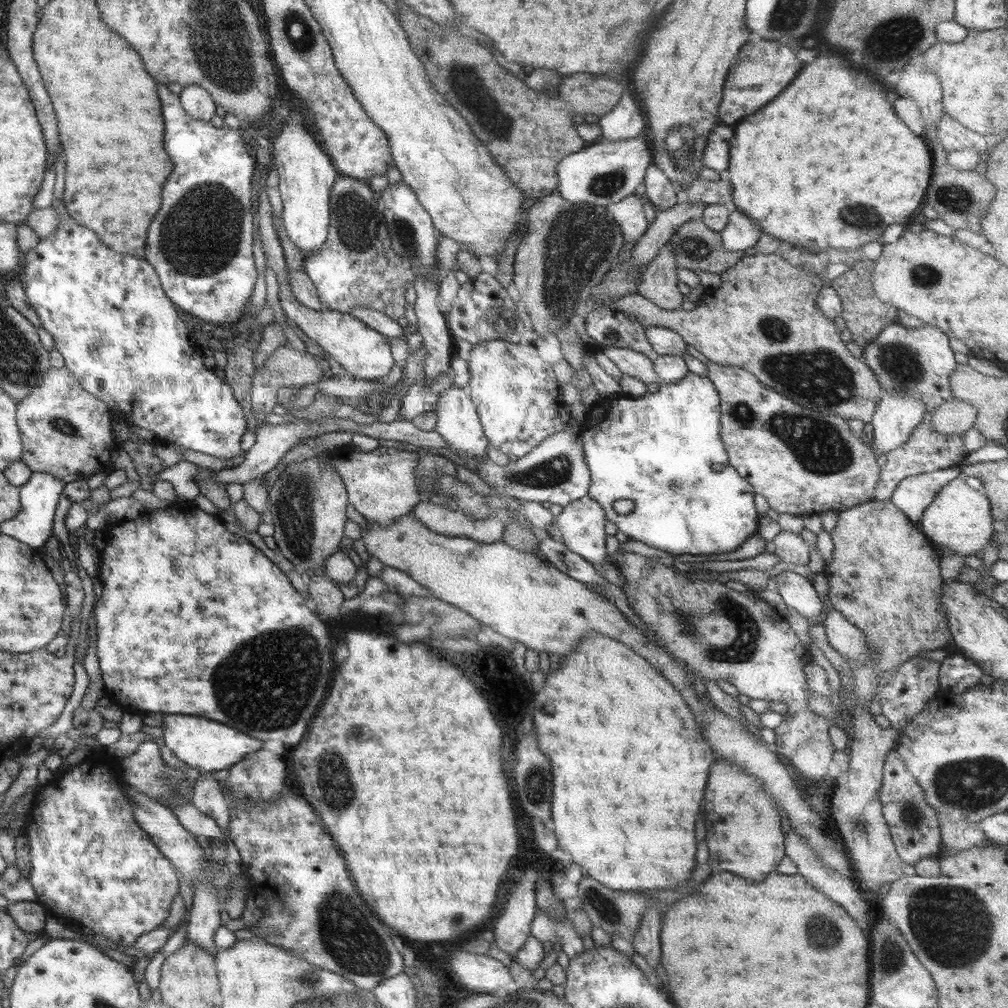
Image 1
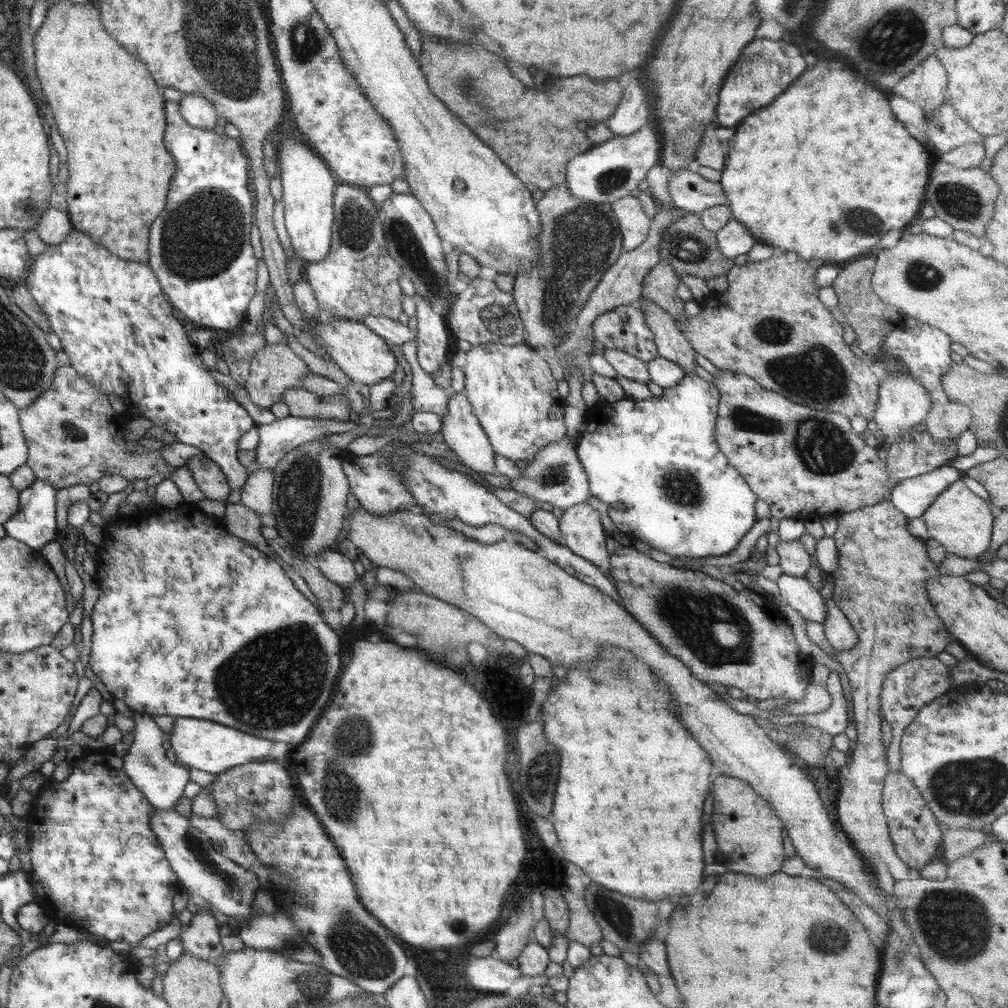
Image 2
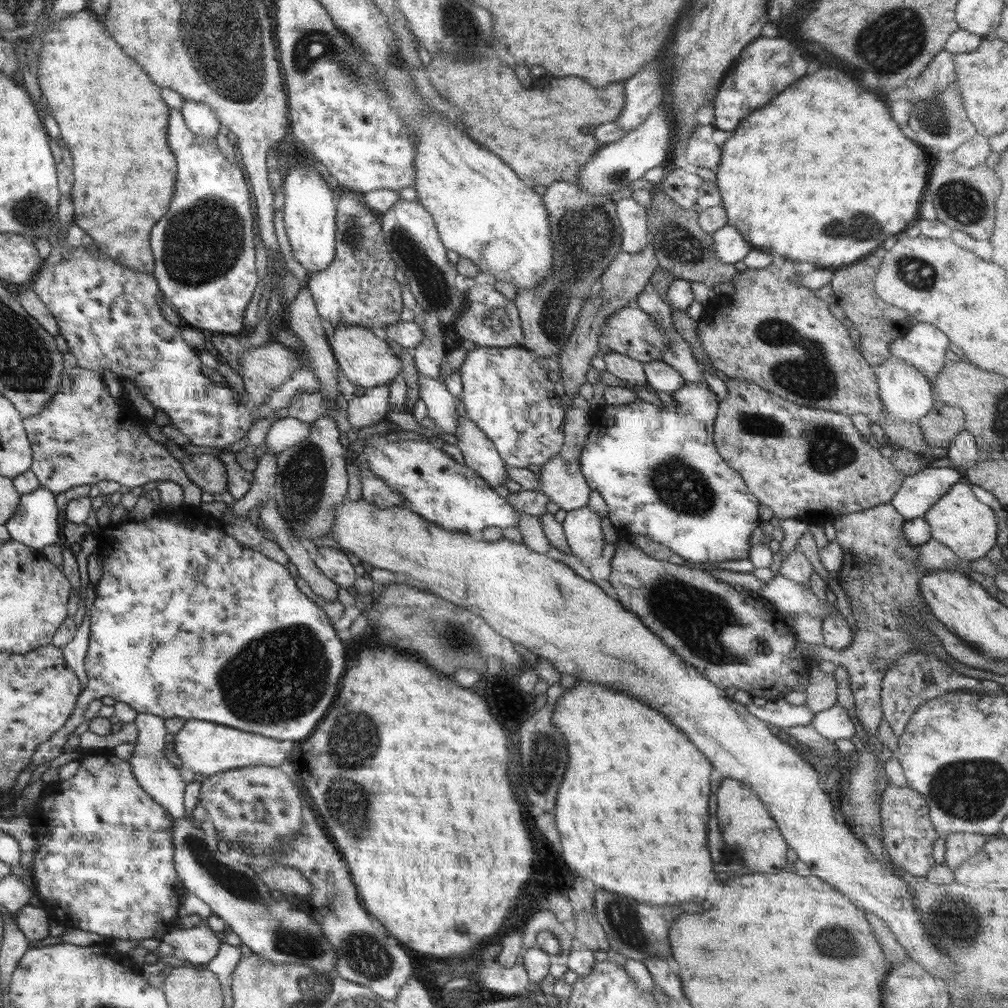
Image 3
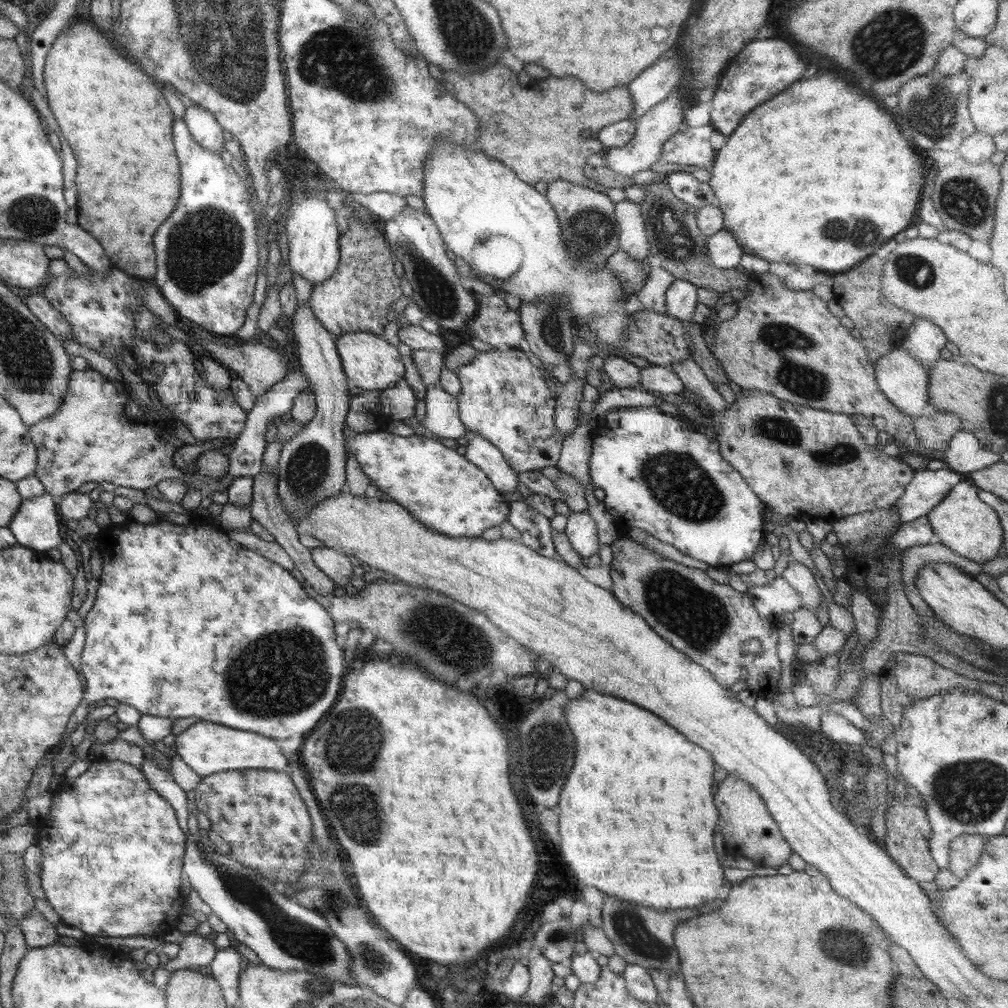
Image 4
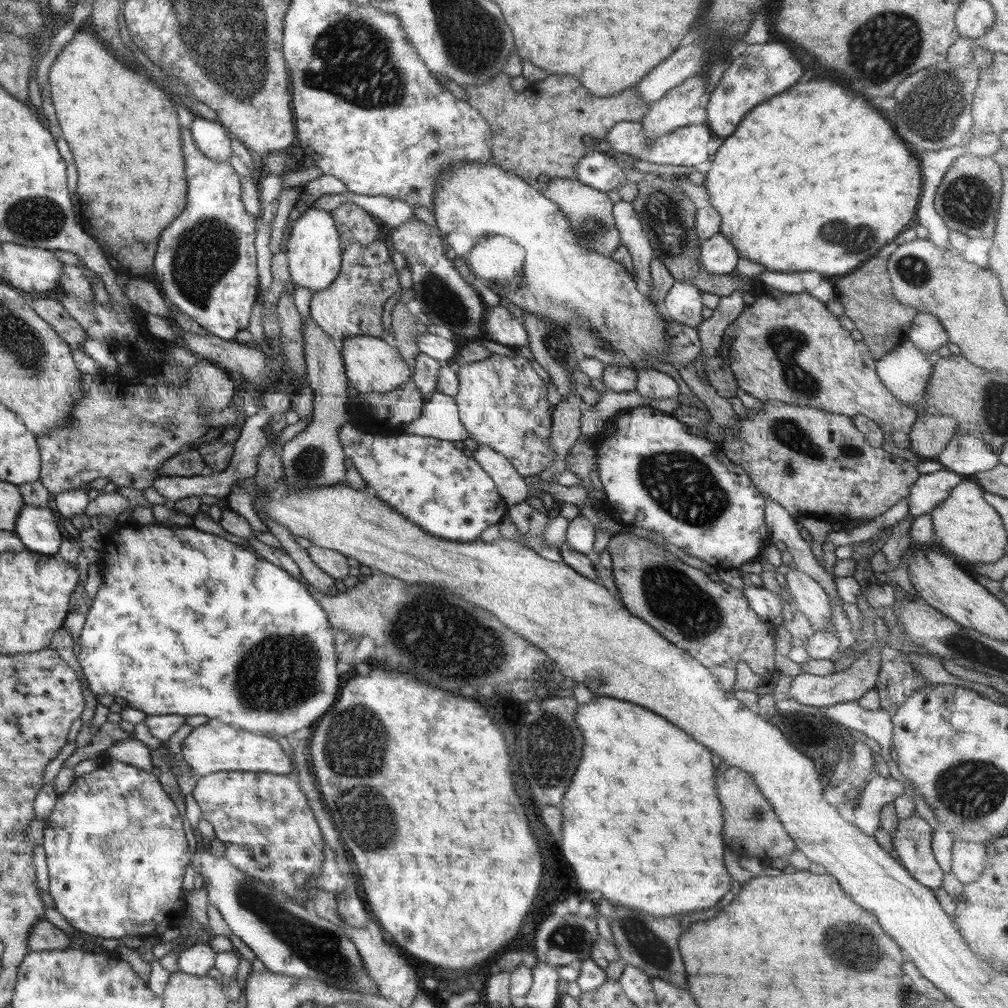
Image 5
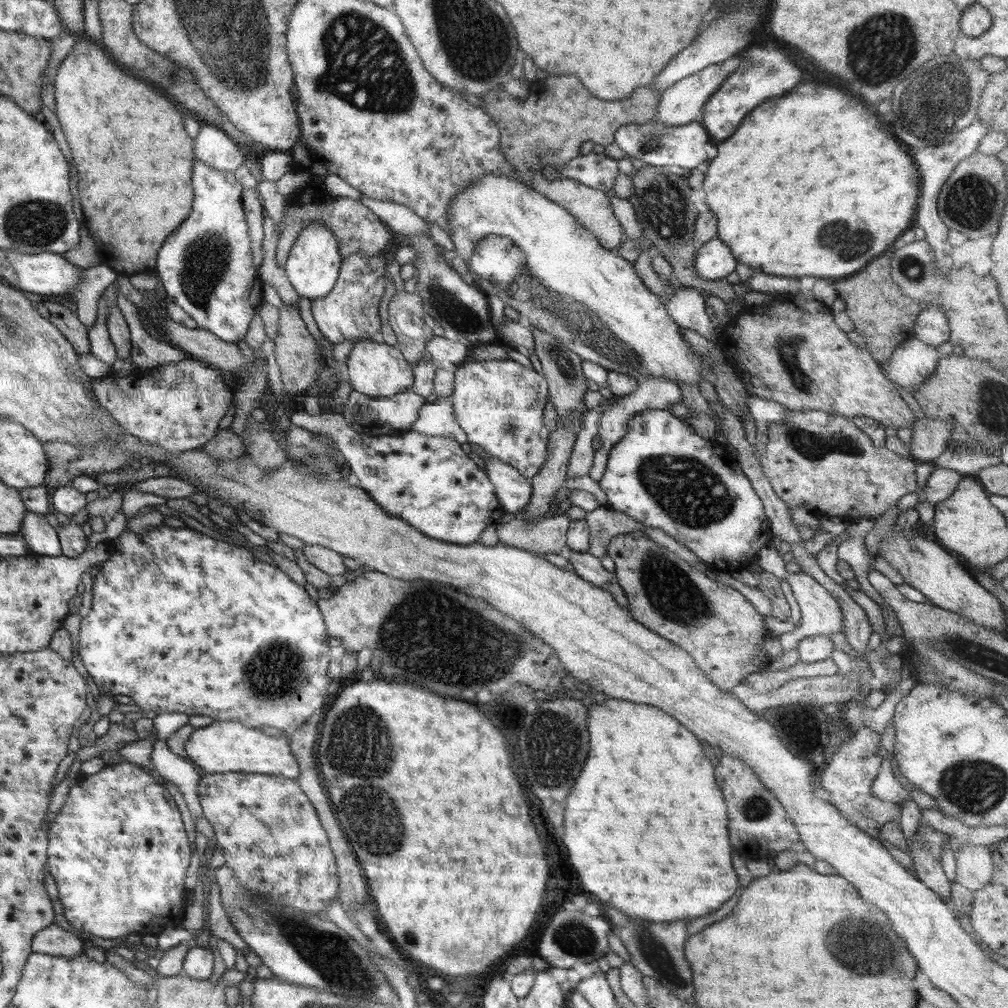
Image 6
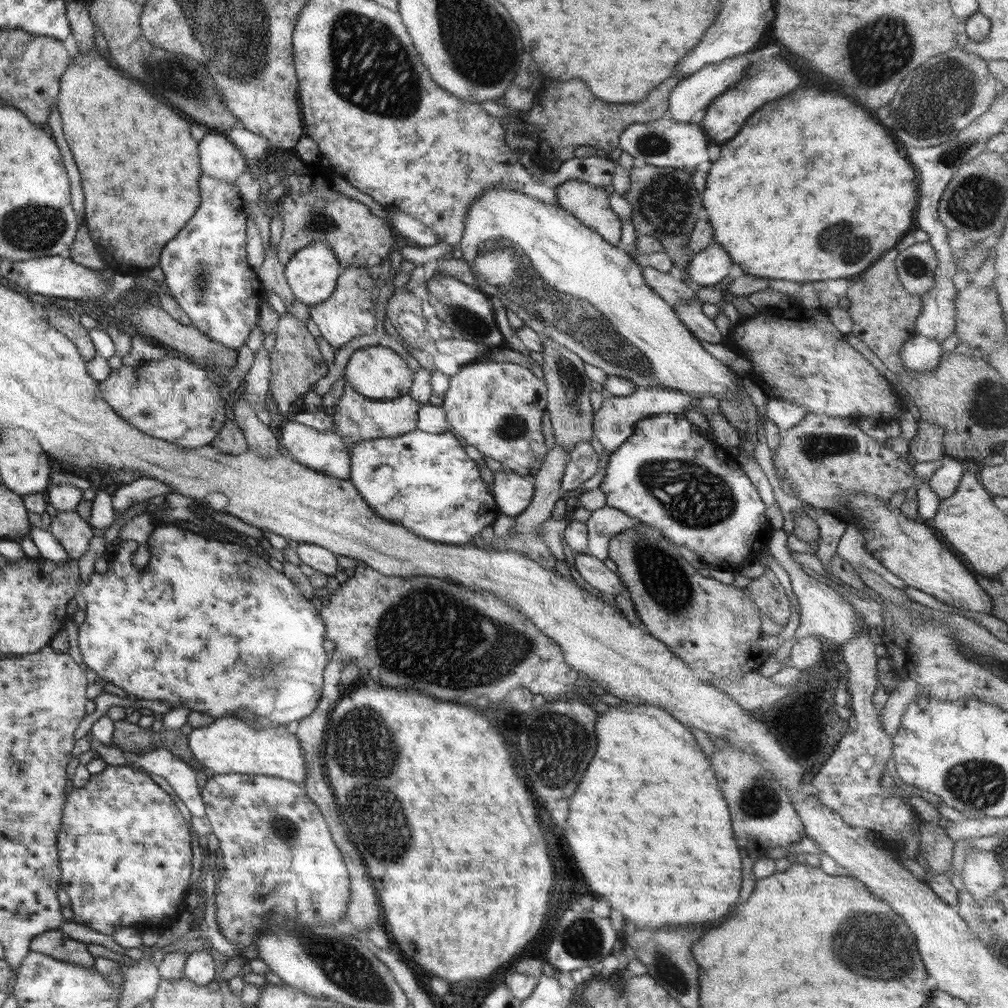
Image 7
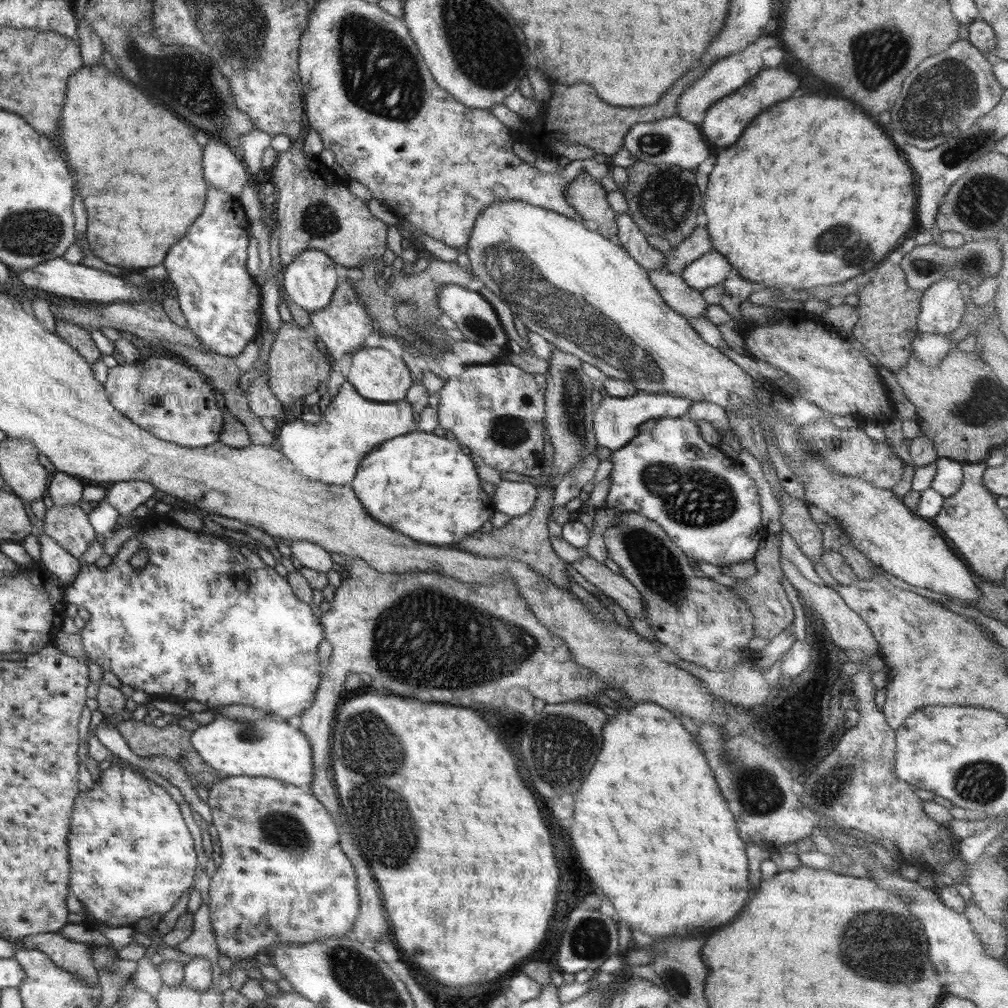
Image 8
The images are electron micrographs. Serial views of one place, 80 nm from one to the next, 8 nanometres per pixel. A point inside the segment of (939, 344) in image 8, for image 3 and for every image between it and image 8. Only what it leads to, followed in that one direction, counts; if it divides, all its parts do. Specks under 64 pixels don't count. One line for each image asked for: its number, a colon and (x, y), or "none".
3: (907, 395)
4: (901, 378)
5: (905, 370)
6: (912, 362)
7: (919, 354)

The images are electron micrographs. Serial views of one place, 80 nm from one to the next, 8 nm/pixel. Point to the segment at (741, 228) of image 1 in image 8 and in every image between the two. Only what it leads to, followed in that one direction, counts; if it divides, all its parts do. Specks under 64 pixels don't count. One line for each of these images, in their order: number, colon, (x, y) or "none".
2: (734, 239)
3: (729, 245)
4: (723, 249)
5: (718, 255)
6: (714, 260)
7: (710, 266)
8: (710, 269)

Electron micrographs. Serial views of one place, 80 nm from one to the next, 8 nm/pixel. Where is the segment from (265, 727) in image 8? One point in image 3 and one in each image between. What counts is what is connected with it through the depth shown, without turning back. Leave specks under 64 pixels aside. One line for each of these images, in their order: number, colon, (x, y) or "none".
3: (205, 747)
4: (208, 748)
5: (212, 747)
6: (223, 747)
7: (229, 745)

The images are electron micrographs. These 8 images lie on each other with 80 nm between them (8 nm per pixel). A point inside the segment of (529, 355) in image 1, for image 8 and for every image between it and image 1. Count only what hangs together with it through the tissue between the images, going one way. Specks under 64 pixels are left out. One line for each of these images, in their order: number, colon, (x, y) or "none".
2: (514, 394)
3: (506, 392)
4: (504, 398)
5: (503, 403)
6: (500, 404)
7: (497, 407)
8: (497, 410)

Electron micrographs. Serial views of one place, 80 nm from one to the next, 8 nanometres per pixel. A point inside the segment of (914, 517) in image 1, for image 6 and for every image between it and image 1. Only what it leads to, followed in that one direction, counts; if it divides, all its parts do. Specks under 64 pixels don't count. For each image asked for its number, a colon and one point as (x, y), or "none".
2: (912, 496)
3: (918, 493)
4: (927, 488)
5: (928, 490)
6: (942, 482)

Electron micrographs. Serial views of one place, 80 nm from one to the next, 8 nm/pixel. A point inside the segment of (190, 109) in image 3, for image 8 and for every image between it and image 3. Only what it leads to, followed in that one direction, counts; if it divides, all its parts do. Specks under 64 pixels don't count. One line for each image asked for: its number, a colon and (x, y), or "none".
4: (202, 124)
5: (210, 137)
6: (214, 147)
7: (220, 158)
8: (223, 168)

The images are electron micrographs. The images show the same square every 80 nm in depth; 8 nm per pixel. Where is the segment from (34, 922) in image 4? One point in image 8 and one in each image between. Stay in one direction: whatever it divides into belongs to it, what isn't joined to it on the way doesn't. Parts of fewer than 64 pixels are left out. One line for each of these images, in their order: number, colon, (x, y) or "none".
5: (44, 936)
6: (54, 940)
7: (56, 944)
8: (76, 957)

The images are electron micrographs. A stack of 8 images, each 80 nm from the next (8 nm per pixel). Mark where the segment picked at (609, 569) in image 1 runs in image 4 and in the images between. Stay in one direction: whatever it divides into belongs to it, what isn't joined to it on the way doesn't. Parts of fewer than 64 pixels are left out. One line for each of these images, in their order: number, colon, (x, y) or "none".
2: (580, 524)
3: (582, 528)
4: (581, 529)

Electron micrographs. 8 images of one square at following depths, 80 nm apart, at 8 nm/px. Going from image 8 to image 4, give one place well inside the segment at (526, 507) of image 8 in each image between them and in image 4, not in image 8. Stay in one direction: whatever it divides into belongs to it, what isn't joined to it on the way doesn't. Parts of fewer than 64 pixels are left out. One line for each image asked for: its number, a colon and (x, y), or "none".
4: (479, 451)
5: (512, 487)
6: (513, 490)
7: (512, 492)

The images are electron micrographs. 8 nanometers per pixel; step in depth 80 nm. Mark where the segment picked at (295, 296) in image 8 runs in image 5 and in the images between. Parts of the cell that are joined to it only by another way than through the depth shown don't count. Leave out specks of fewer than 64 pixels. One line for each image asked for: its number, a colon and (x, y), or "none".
5: (313, 255)
6: (312, 266)
7: (311, 273)

